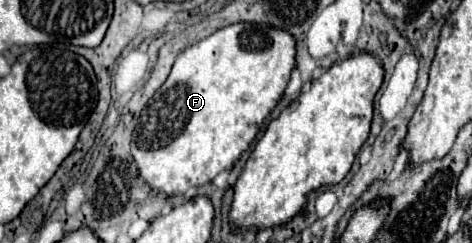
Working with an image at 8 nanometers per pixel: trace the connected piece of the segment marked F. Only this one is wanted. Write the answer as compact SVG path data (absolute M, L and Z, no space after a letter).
M253 22L225 26L185 48L133 132L131 152L145 182L173 196L231 168L281 100L295 68L295 52L295 38L287 30Z

